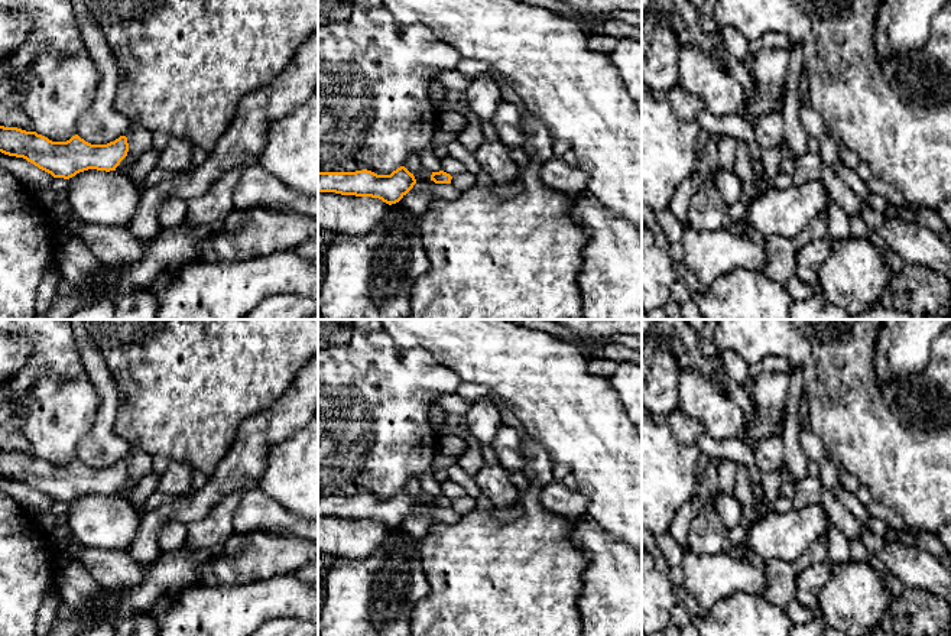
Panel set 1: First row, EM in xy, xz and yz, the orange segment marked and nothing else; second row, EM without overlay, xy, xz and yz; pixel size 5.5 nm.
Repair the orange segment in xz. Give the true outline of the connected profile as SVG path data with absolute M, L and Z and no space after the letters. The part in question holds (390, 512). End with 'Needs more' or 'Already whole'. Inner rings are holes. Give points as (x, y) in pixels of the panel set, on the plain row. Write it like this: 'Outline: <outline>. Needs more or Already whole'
Outline: M405 490L390 499L377 499L363 493L356 496L318 496L318 516L371 520L392 529L399 526L416 507Z. Already whole

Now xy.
Outline: M0 450L0 476L23 481L53 502L64 503L88 493L117 494L129 500L136 489L120 487L129 476L126 460L107 468L91 468L78 458L66 465L52 465L36 455Z. Needs more

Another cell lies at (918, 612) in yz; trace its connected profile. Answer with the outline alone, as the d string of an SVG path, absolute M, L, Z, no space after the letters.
M905 588L899 598L890 601L880 627L903 636L951 636L951 606L925 588Z

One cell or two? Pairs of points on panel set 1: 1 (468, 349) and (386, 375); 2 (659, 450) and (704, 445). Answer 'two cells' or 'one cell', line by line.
1: two cells
2: two cells

